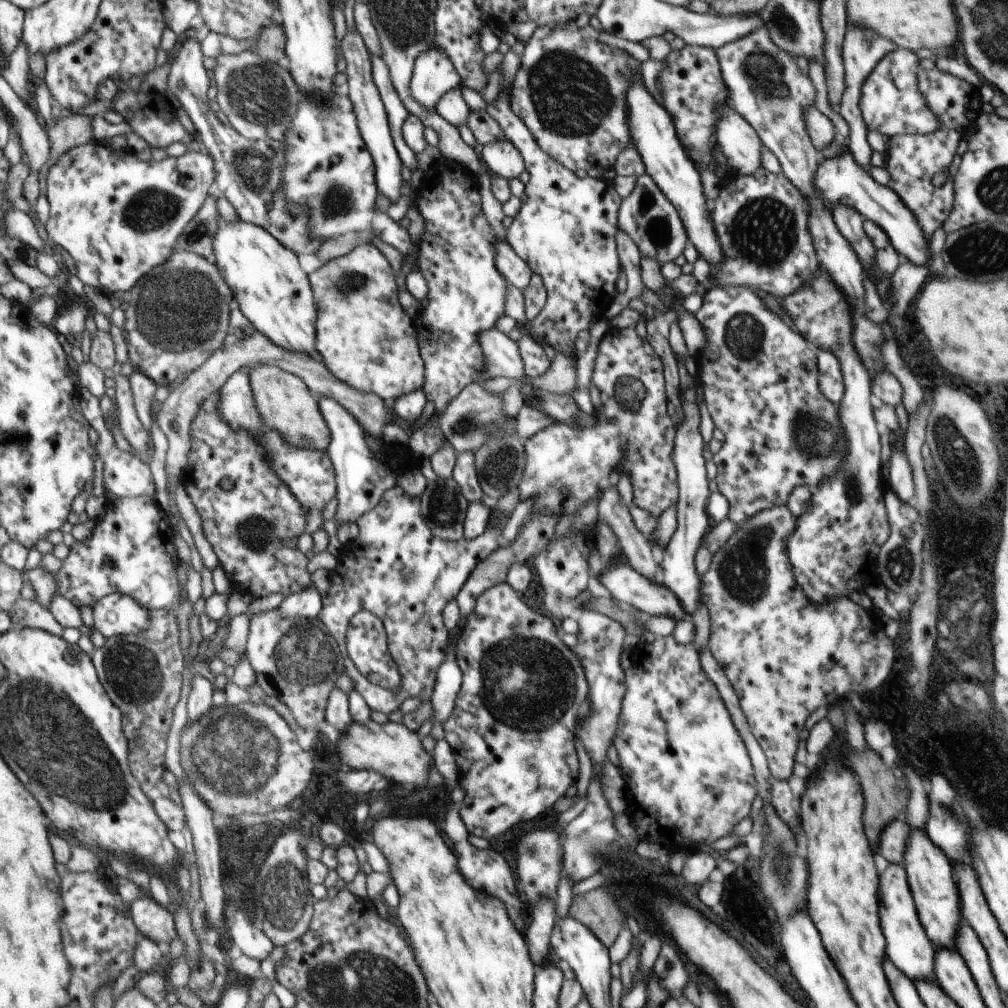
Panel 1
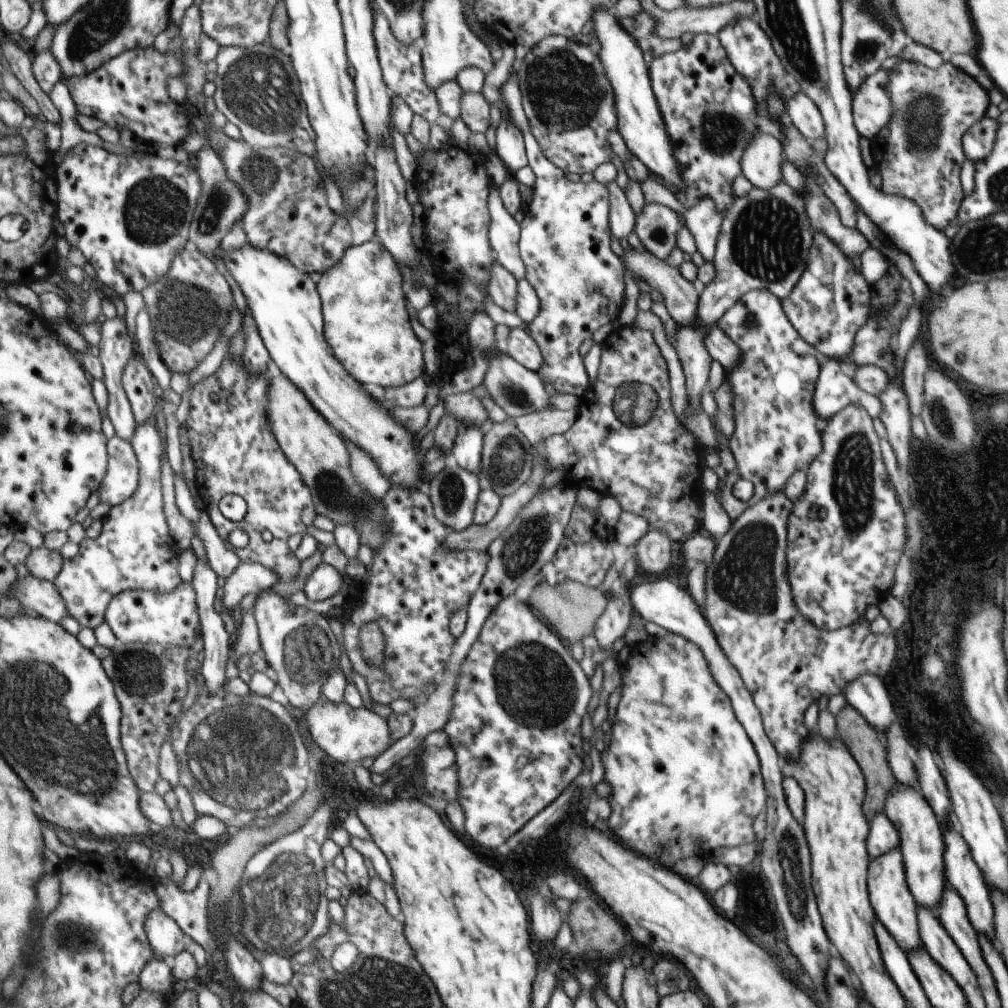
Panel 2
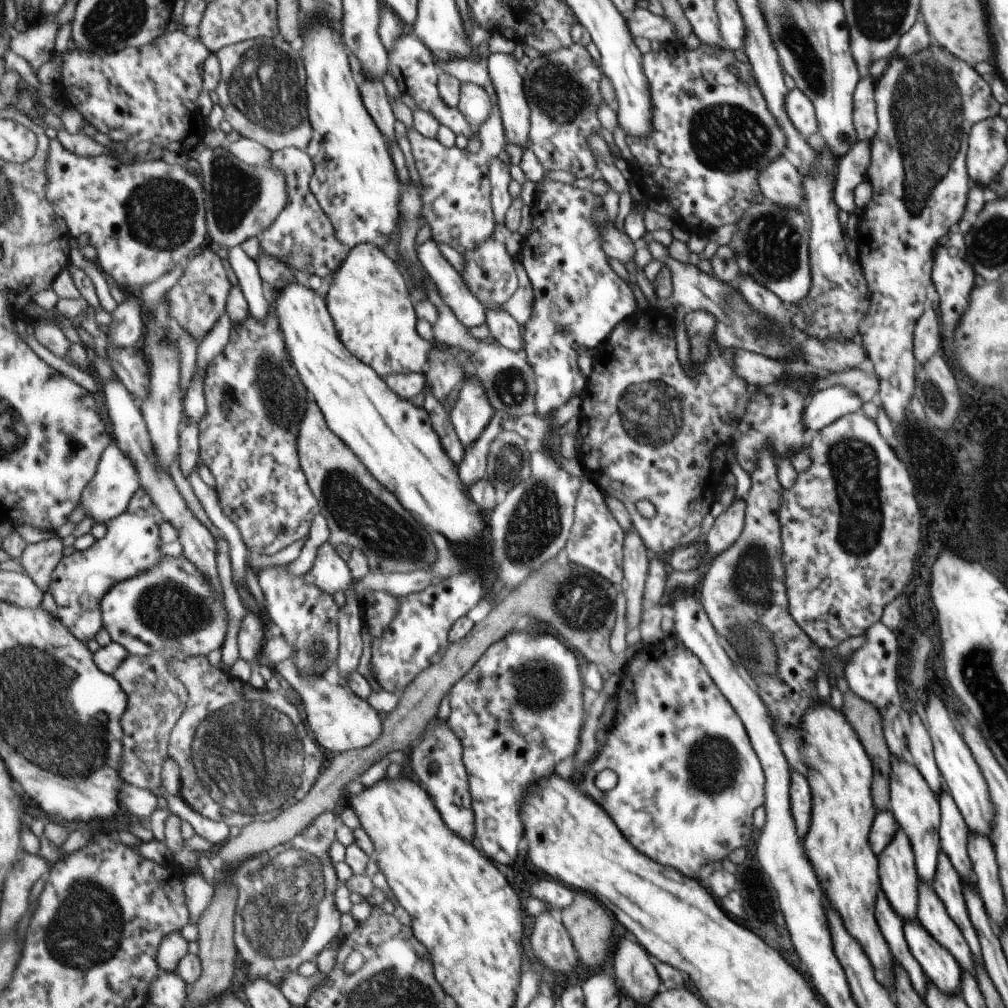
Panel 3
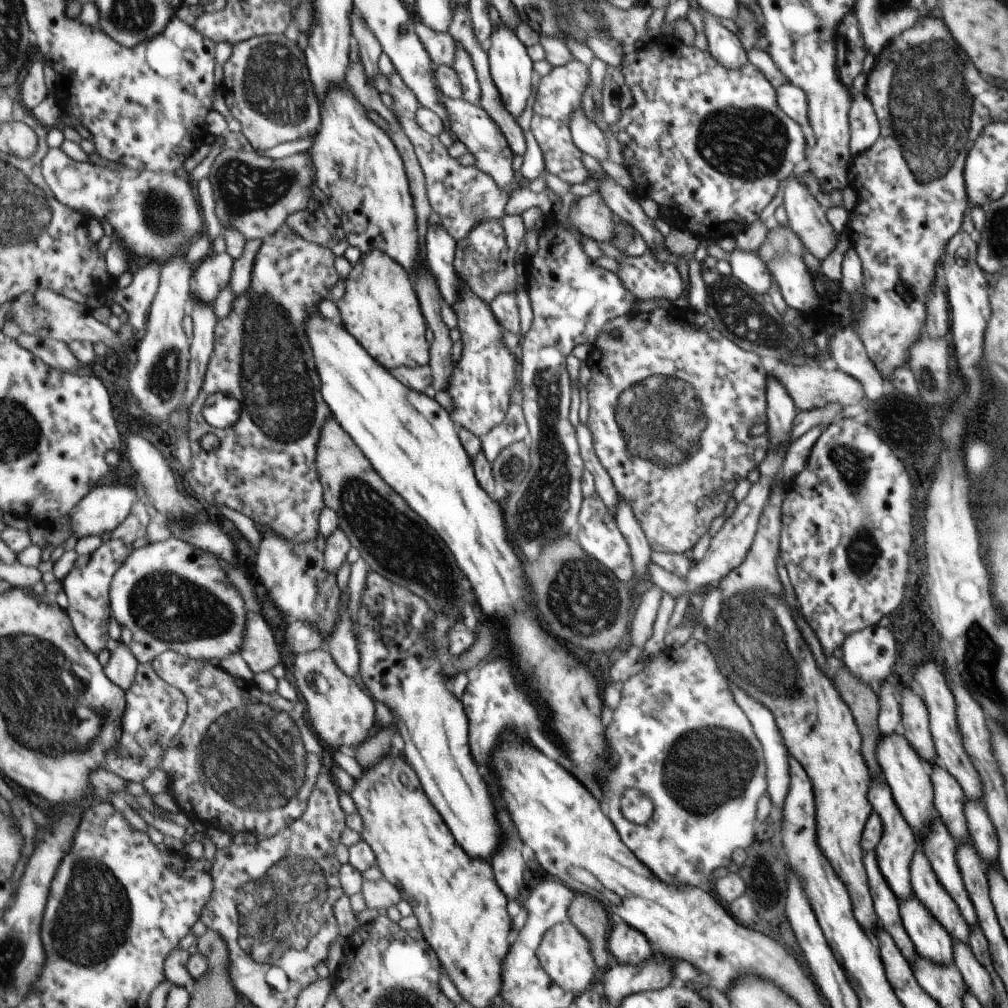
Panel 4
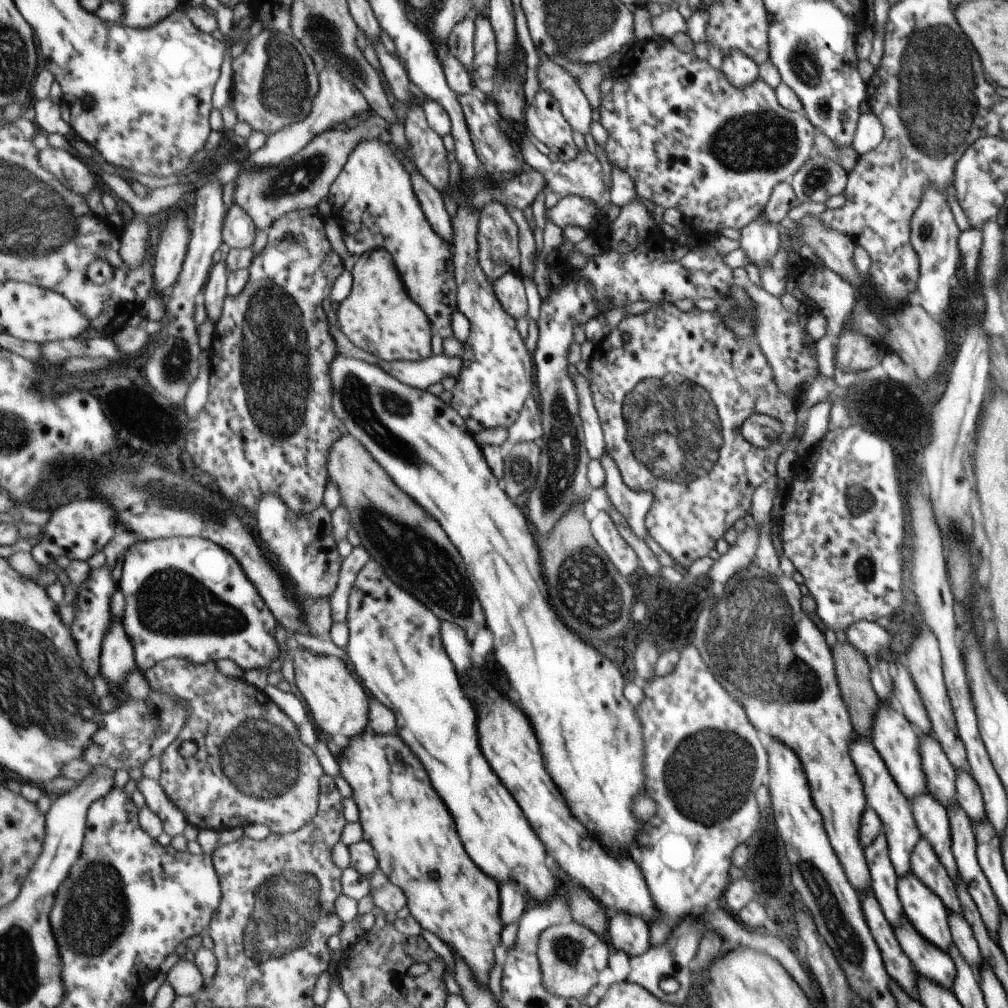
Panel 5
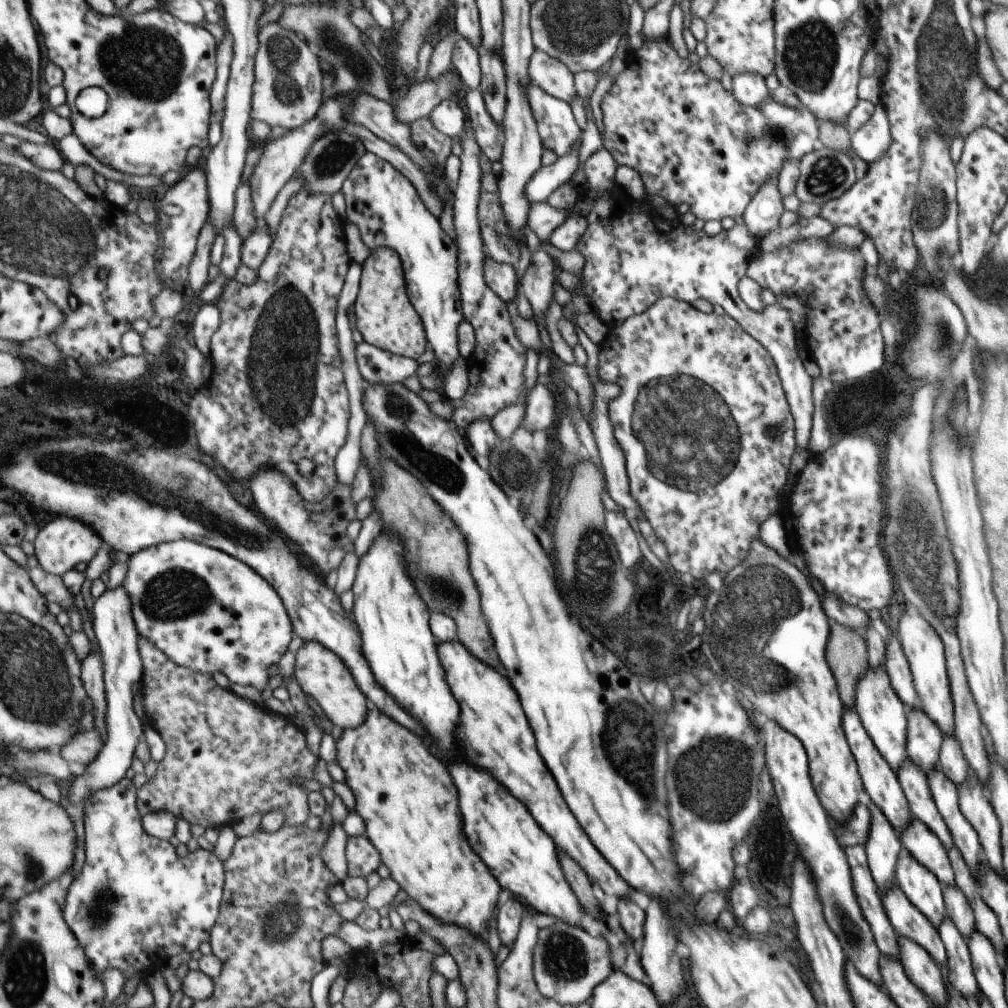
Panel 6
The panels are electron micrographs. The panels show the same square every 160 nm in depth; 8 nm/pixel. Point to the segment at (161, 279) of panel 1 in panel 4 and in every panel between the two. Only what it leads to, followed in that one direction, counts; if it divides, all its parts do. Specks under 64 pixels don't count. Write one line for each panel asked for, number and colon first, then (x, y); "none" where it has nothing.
2: (189, 308)
3: (198, 300)
4: (214, 273)

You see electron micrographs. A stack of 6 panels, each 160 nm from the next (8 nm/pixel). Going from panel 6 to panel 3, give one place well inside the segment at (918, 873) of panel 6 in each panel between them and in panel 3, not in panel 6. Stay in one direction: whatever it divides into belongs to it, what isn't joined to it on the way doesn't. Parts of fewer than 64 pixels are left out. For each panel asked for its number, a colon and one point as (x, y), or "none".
3: (941, 968)
4: (931, 940)
5: (925, 911)

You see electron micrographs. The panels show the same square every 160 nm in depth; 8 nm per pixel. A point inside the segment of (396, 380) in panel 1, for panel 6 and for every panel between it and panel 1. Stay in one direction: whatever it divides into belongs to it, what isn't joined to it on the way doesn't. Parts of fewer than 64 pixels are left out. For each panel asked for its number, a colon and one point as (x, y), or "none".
2: (368, 321)
3: (370, 300)
4: (380, 307)
5: (378, 316)
6: (385, 316)

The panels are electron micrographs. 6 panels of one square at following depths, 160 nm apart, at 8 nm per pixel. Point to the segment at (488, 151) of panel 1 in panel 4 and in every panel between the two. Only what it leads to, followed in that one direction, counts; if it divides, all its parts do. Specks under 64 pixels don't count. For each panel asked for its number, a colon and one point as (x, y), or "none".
2: (509, 146)
3: (505, 73)
4: (510, 67)

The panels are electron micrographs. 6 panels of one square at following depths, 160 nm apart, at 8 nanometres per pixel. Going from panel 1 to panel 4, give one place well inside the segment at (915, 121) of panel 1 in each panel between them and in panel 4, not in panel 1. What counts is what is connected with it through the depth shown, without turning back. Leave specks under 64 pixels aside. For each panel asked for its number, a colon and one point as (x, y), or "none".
2: (871, 109)
3: (864, 110)
4: (862, 119)

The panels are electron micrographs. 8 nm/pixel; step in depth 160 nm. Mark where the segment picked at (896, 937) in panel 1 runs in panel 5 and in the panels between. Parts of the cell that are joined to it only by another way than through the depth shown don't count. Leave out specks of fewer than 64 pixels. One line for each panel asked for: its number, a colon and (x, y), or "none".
2: (887, 878)
3: (899, 883)
4: (897, 845)
5: (893, 809)

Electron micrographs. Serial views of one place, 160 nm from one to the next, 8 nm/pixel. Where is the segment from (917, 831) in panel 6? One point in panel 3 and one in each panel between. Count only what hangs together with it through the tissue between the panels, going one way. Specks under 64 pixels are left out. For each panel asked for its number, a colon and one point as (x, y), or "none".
3: (930, 911)
4: (926, 888)
5: (925, 867)

